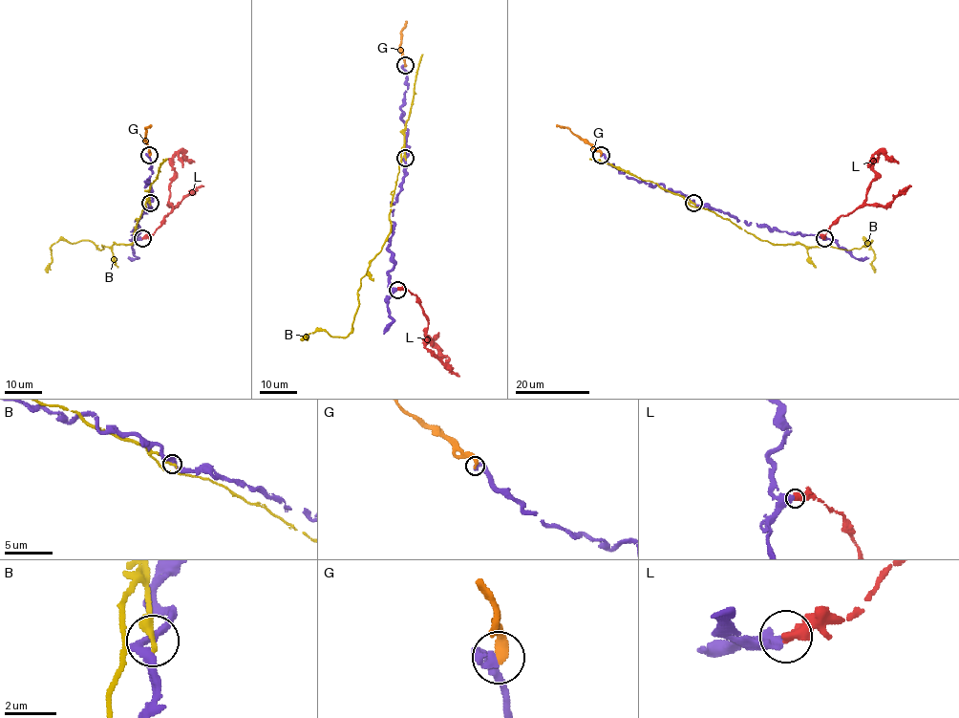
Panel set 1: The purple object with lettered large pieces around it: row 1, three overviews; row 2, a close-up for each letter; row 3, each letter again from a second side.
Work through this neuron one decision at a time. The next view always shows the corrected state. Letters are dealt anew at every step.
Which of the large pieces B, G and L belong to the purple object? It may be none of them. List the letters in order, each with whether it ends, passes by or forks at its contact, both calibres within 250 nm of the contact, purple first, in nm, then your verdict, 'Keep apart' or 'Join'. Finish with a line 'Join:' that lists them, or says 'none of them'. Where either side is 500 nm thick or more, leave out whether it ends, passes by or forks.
B: It ends there. Thickness 240 nm (purple) against 360 nm. Keep apart
G: It ends there. Thickness 360 nm (purple) against 360 nm. Join
L: Thickness 400 nm (purple) against 550 nm. Keep apart
Join: G

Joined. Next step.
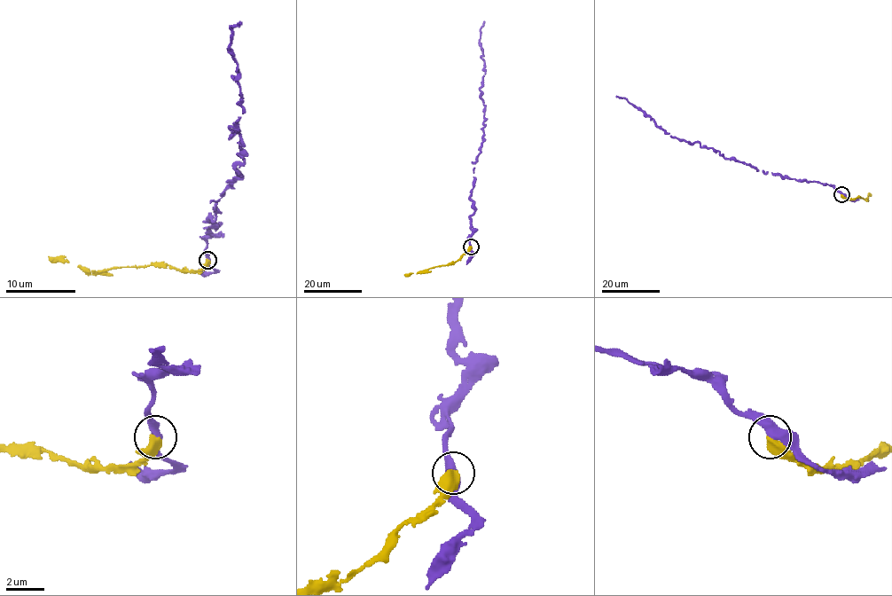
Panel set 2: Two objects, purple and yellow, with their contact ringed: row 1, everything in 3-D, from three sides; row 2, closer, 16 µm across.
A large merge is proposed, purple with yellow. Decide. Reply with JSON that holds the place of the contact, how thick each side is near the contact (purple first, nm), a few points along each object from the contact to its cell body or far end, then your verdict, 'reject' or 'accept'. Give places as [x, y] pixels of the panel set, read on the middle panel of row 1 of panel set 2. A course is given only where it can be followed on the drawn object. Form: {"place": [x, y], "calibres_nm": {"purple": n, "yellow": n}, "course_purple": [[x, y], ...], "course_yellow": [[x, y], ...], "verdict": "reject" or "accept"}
{"place": [471, 247], "calibres_nm": {"purple": 400, "yellow": 550}, "course_purple": [[470, 246], [473, 172], [485, 125], [480, 88], [484, 74], [480, 40], [484, 20]], "course_yellow": [[470, 246], [453, 262], [404, 275]], "verdict": "reject"}

